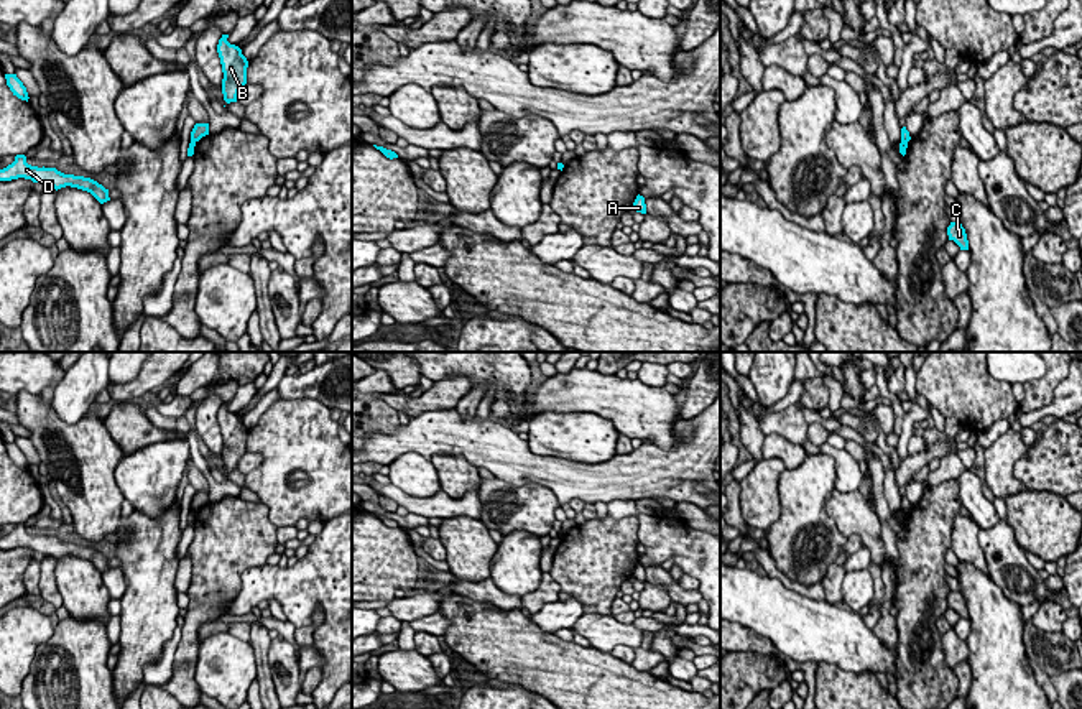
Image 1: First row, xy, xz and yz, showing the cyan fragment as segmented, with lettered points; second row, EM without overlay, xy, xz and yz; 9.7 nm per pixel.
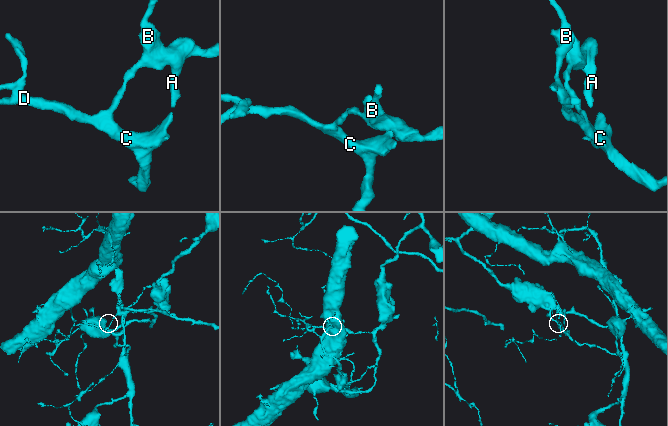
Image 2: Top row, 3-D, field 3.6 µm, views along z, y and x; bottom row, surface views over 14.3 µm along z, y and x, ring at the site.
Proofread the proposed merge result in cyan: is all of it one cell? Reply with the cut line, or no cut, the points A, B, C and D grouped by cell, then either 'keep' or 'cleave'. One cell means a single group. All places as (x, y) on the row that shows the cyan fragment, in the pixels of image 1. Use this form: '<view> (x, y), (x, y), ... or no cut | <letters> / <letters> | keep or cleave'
yz (901, 142), (906, 143) | A B / C D | cleave

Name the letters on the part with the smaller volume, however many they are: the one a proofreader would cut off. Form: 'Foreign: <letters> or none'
Foreign: A, B

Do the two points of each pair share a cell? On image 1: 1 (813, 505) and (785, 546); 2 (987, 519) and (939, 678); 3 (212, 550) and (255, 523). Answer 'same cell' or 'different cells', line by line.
1: same cell
2: different cells
3: same cell

